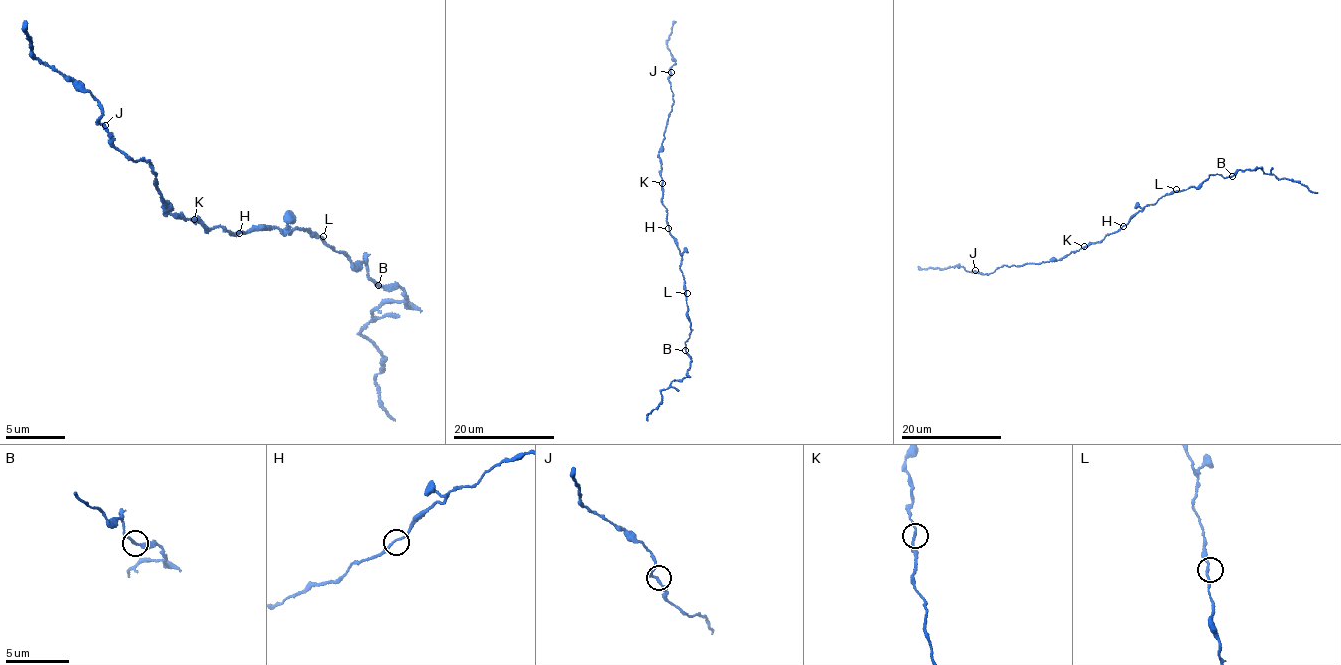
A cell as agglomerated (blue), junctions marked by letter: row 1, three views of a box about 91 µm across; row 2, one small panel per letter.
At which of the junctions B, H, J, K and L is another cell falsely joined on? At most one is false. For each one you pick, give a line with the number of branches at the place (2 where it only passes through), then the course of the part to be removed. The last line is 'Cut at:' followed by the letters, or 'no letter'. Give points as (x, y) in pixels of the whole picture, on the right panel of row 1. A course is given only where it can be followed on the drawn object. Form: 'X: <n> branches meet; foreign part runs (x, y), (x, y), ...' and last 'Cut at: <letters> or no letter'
B: 2 branches meet; foreign part runs (1232, 176), (1238, 170), (1256, 168), (1279, 179), (1294, 179), (1317, 192)
Cut at: B

